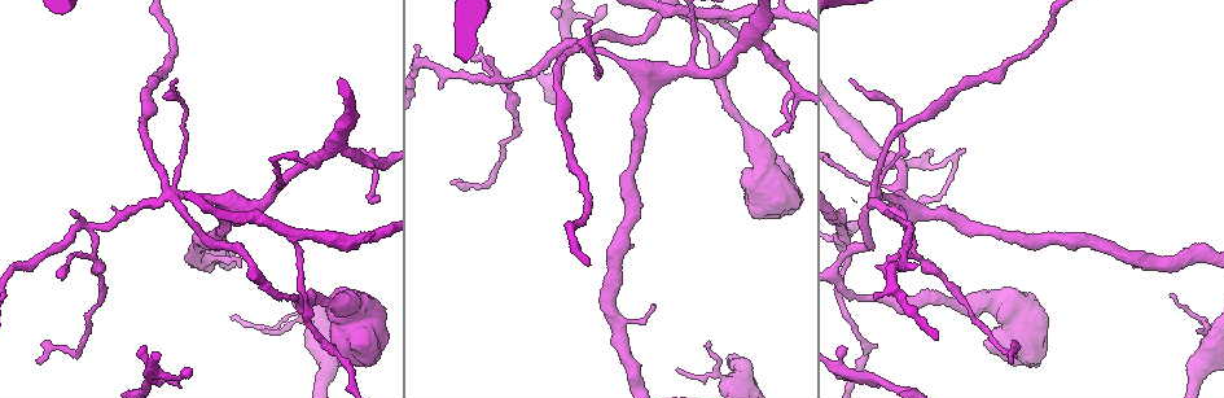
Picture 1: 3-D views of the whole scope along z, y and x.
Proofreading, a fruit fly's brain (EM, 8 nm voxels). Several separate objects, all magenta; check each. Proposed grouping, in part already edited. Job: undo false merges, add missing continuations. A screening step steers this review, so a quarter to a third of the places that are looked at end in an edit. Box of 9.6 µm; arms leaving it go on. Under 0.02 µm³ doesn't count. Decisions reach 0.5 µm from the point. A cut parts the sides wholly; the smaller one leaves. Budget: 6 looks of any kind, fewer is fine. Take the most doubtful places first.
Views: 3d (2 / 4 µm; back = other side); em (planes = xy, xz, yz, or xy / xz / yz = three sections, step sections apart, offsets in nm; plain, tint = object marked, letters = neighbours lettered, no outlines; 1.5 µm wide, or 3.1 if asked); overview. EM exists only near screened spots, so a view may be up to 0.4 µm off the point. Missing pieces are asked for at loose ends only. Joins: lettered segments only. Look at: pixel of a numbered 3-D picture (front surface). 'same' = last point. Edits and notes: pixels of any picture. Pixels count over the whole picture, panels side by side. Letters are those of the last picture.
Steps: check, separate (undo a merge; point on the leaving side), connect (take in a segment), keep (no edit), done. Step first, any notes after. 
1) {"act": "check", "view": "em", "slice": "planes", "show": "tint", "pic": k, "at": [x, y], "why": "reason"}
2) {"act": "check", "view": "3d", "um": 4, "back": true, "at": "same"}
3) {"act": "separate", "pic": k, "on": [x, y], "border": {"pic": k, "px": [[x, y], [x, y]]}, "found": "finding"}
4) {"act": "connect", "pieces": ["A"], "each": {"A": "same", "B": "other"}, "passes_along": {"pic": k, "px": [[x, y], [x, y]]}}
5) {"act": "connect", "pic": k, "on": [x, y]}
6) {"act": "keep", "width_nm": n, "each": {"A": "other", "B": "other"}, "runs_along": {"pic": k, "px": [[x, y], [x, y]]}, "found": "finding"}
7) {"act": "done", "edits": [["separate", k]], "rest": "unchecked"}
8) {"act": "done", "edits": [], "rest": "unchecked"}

{"act": "check", "view": "em", "slice": "planes", "show": "letters", "pic": 1, "at": [174, 193], "why": "four or more arms meet"}

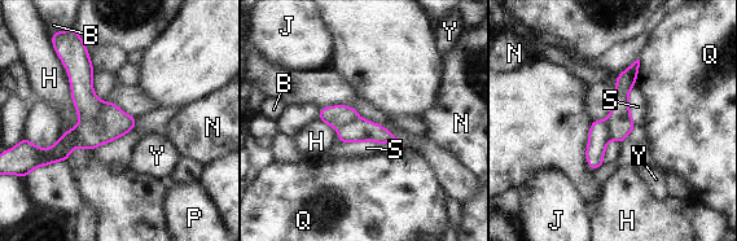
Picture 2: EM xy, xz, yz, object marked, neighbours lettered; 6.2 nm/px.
{"act": "separate", "pic": 2, "on": [114, 123], "width_nm": 180, "each": {"B": "other", "H": "other", "J": "other", "N": "other", "P": "other", "Q": "other", "S": "other", "Y": "other"}, "found": "a second cell is stuck on"}

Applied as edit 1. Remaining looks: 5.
{"act": "check", "view": "overview", "why": "redraw"}

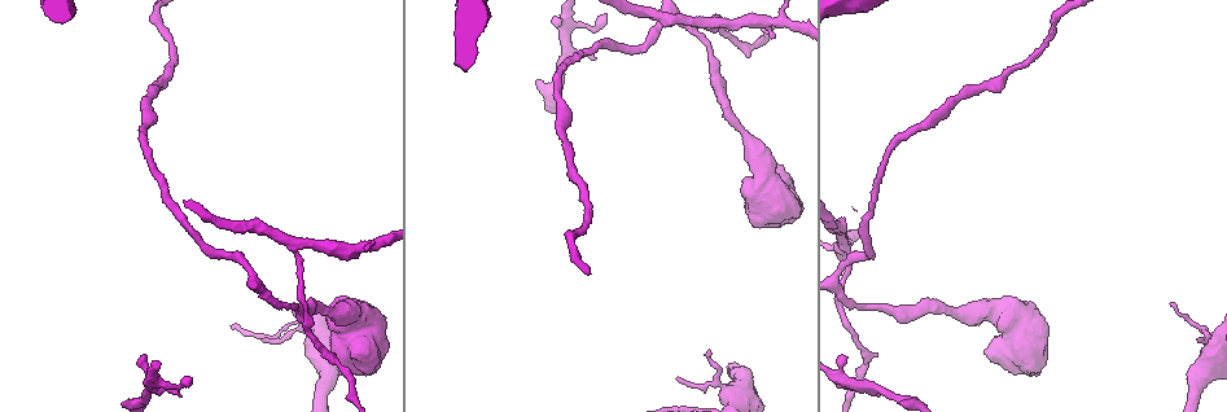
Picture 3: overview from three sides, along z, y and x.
{"act": "check", "view": "3d", "um": 2, "pic": 3, "at": [1171, 305], "why": "branch stops here"}

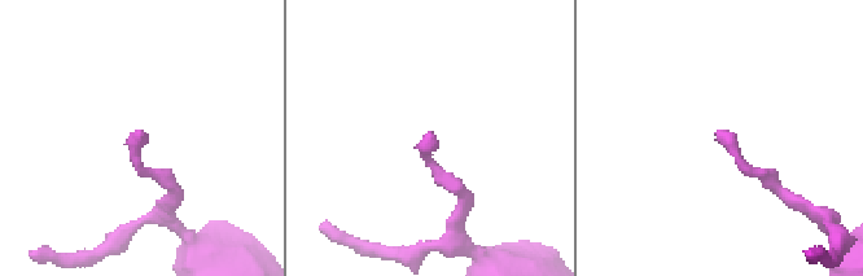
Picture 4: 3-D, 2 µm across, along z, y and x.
{"act": "check", "view": "em", "slice": "yz", "step": 8, "show": "tint", "pic": 4, "at": [135, 133], "why": "need the tissue"}

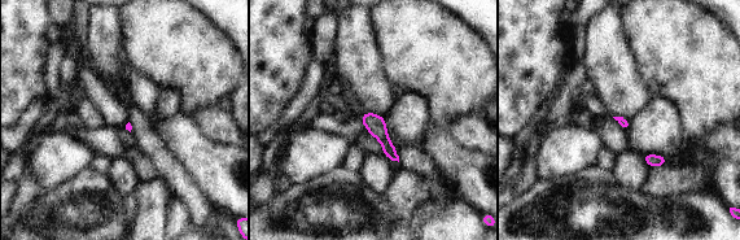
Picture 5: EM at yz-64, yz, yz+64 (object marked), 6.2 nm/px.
{"act": "check", "view": "em", "slice": "planes", "show": "letters", "at": "same", "why": "another direction"}

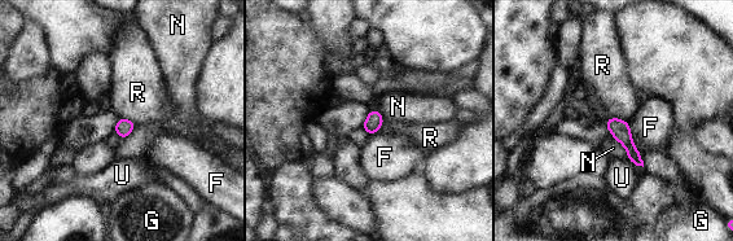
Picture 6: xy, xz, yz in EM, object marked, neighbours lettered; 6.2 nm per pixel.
{"act": "keep", "each": {"F": "other", "G": "other", "N": "other", "R": "other", "U": "other"}, "border": {"pic": 6, "px": [[609, 117], [617, 117], [628, 123]]}, "found": "no lettered segment goes on from it"}

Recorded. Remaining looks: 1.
{"act": "done", "edits": [["separate", 2]], "rest": "unchecked"}

